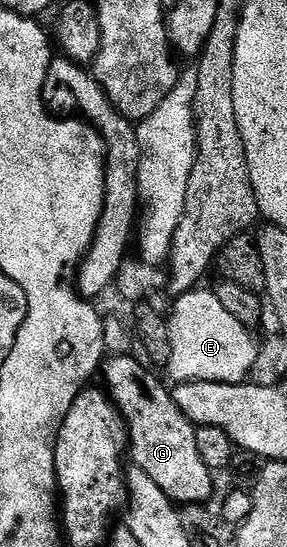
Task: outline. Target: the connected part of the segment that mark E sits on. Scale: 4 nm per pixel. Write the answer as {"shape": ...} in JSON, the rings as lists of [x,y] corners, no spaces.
{"shape":[[[194,289],[176,296],[172,301],[173,303],[173,315],[168,316],[169,320],[169,332],[171,333],[171,357],[169,358],[169,366],[167,368],[167,374],[173,378],[174,384],[178,383],[194,383],[195,381],[211,381],[212,383],[244,383],[250,378],[250,371],[252,365],[255,363],[257,350],[259,346],[259,339],[253,336],[254,332],[243,325],[243,321],[238,321],[234,315],[227,313],[227,309],[223,309],[223,301],[219,301],[219,297],[215,297],[215,293],[212,289]]]}

